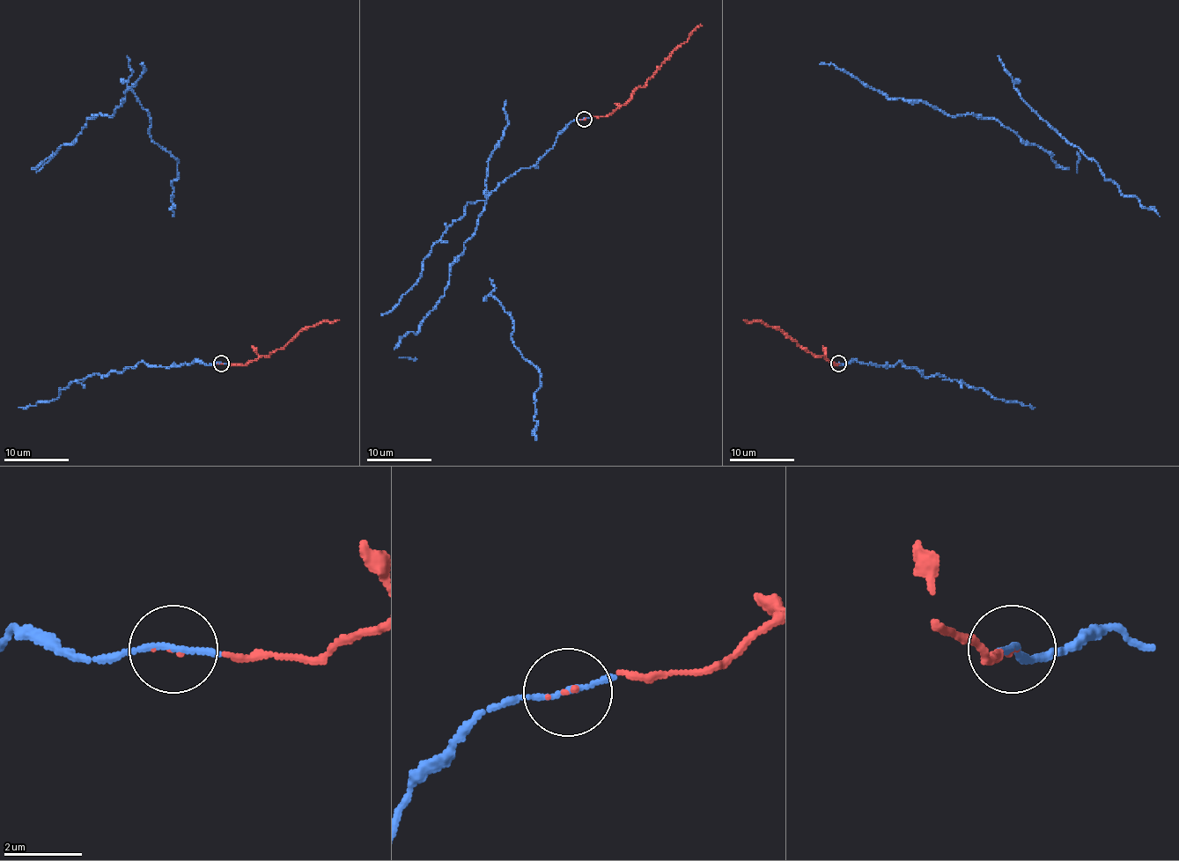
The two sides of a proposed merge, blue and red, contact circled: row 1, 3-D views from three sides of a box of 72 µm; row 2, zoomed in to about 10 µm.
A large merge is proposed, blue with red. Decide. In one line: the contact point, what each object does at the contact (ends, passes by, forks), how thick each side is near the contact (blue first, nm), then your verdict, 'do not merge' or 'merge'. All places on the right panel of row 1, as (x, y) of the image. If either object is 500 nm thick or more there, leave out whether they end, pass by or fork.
(838, 363) | blue ends | red ends | 190/60 nm | merge

